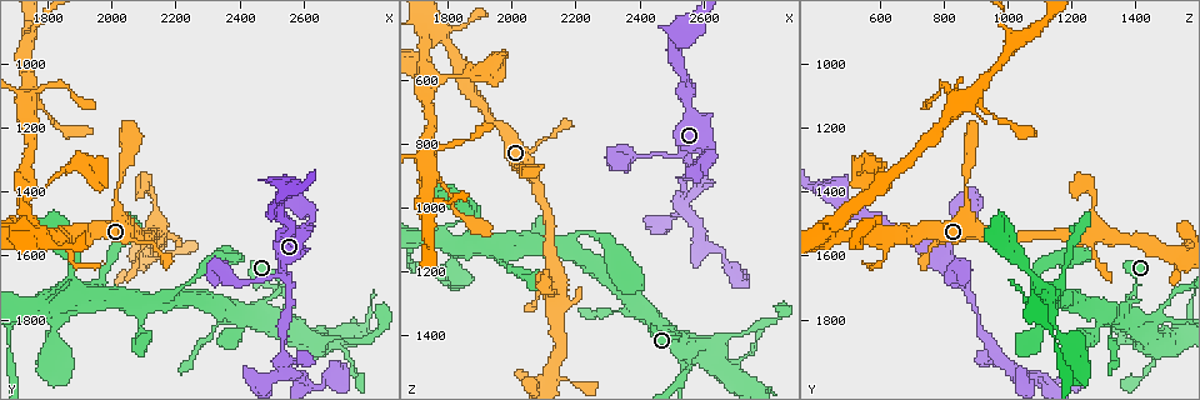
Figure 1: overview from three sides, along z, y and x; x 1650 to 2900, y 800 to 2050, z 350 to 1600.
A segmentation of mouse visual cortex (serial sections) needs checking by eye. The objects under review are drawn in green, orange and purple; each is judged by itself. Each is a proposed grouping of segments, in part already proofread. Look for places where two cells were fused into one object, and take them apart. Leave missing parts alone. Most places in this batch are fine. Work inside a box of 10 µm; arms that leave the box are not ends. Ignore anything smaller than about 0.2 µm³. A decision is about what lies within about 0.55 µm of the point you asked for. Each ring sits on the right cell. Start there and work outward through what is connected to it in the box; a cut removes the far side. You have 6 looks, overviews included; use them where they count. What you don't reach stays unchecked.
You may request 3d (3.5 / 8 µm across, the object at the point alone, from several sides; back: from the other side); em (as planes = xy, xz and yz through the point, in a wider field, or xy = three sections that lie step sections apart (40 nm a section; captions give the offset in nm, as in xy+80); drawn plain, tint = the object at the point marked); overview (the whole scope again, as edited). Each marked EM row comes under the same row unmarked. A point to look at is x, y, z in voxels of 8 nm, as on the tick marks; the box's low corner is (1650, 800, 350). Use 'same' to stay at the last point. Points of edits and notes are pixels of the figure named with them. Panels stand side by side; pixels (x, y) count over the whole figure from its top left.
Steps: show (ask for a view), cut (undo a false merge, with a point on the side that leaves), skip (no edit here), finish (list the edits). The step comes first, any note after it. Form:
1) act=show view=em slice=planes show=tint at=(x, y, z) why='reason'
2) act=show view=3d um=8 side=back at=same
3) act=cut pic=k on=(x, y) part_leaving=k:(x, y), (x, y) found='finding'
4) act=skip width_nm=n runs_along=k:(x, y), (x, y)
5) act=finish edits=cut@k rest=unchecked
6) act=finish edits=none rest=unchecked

act=show view=3d um=3.5 at=(2180, 1740, 1130) why='three-way junction'

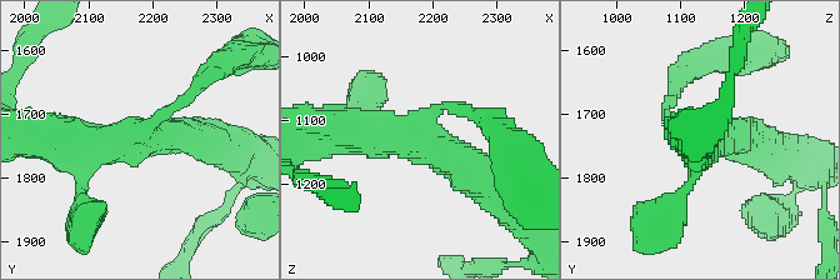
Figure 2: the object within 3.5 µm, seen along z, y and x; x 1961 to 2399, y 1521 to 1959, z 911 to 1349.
act=show view=em slice=planes show=tint at=(2170, 1735, 1135) arms=3 arm_widths_nm=150,450,500

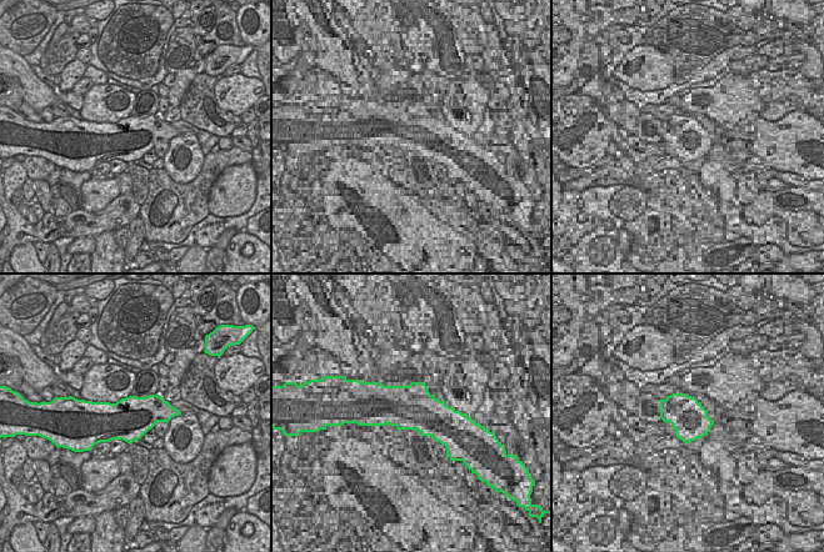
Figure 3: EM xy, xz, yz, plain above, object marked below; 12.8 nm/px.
act=skip runs_along=2:(485, 186), (416, 141), (331, 131) found='one cell here'

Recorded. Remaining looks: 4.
act=show view=3d um=8 at=(1720, 1130, 860) why='three arms meet'

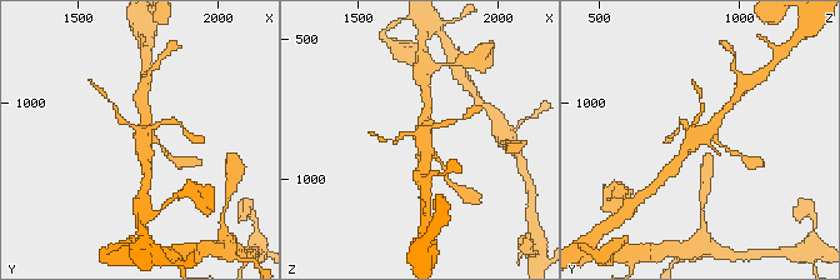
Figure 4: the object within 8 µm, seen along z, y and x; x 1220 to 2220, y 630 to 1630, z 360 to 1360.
act=show view=em slice=xy step=1 show=tint at=same why='need the tissue'

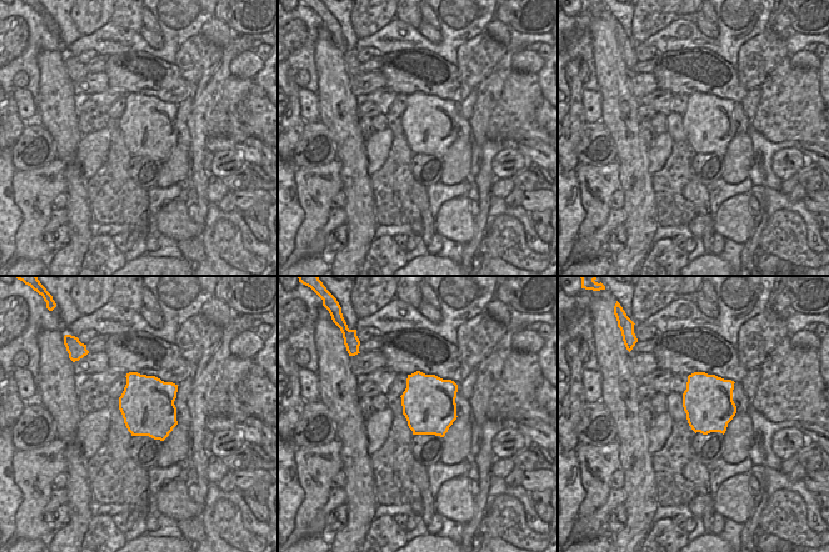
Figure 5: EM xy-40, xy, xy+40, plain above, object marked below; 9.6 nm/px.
act=skip found='all the same cell'

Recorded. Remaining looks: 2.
act=show view=em slice=planes show=tint at=(1740, 930, 1030) why='three-way junction'

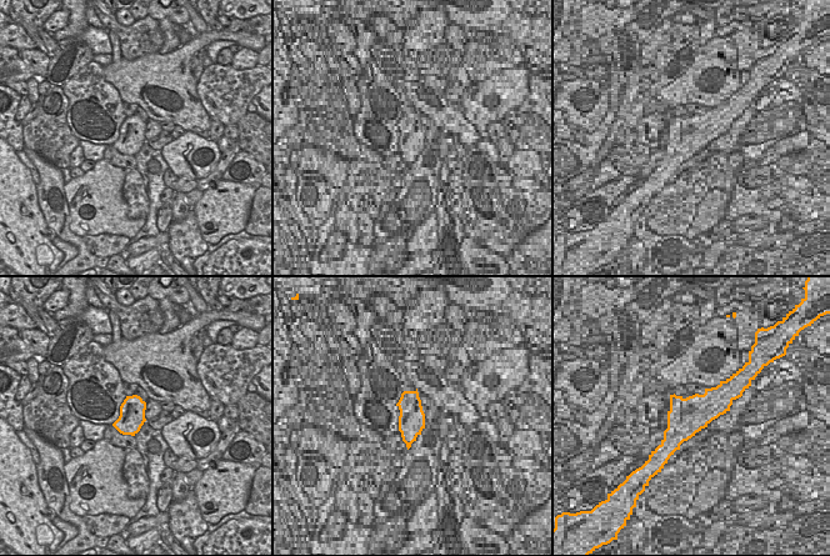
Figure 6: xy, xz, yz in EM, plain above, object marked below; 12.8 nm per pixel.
act=show view=3d um=3.5 side=back at=same

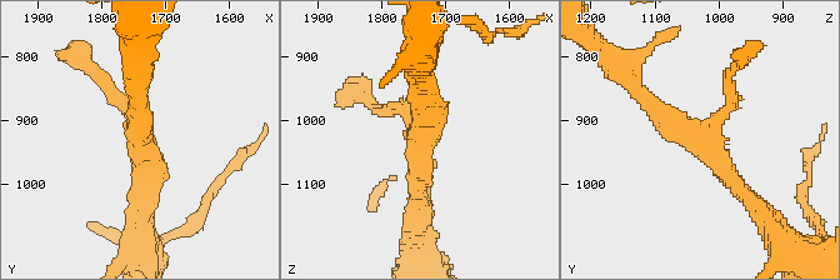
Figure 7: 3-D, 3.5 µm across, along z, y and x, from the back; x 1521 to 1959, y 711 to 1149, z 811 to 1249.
act=skip arms=3 runs_along=7:(759, 208), (708, 146), (638, 89) found='continuous, no second cell'

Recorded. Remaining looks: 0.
act=finish edits=none rest=unchecked

